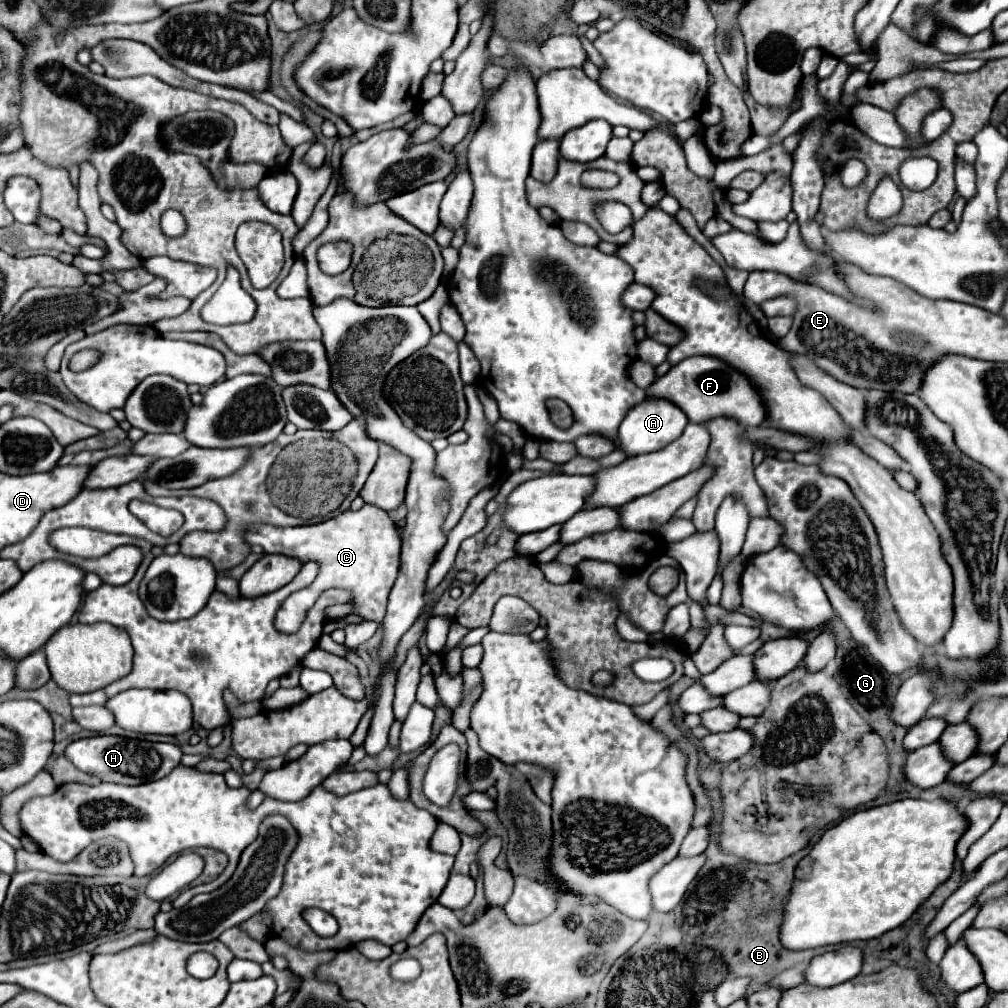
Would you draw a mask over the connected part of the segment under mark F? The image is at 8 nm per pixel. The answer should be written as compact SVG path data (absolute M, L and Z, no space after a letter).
M691 357L671 367L647 387L647 397L675 403L691 423L707 423L715 417L733 417L743 427L759 427L765 421L765 407L753 385L735 369L713 357Z

